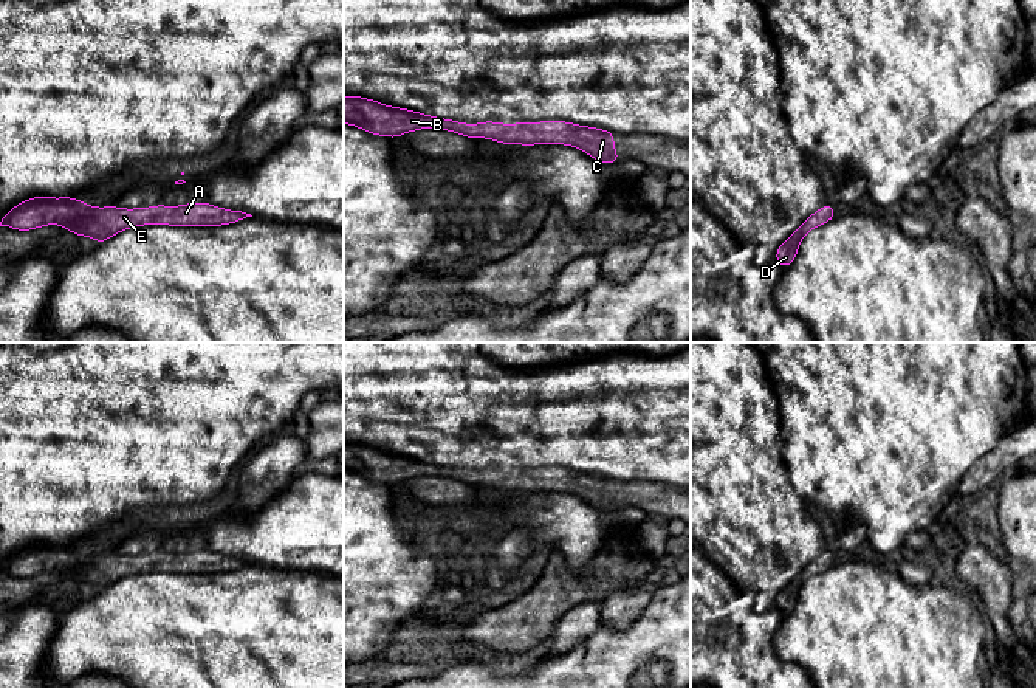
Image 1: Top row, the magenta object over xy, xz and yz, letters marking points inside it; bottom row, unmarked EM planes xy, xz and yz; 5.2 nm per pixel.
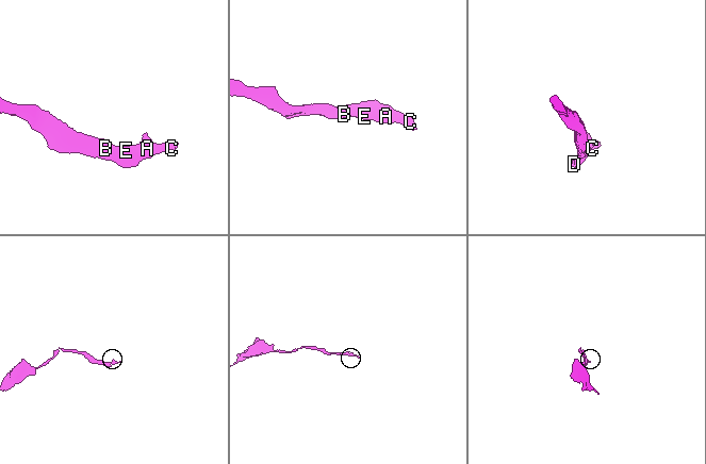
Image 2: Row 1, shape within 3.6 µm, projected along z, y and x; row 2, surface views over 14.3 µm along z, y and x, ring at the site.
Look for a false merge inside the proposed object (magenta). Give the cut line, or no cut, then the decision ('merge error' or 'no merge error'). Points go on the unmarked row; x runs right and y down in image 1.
no cut | no merge error

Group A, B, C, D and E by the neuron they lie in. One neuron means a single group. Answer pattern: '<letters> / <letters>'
A B C D E

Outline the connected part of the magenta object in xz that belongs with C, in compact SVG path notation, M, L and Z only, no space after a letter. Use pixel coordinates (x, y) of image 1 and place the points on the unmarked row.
M344 443L344 471L389 485L398 485L421 476L435 476L454 479L471 487L488 485L500 491L564 491L581 496L599 510L610 511L621 508L618 497L613 494L613 479L567 468L548 466L516 471L483 468L479 471L466 471L409 456L384 452L362 443Z

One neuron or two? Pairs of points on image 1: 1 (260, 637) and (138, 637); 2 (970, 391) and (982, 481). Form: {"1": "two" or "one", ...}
{"1": "one", "2": "two"}

